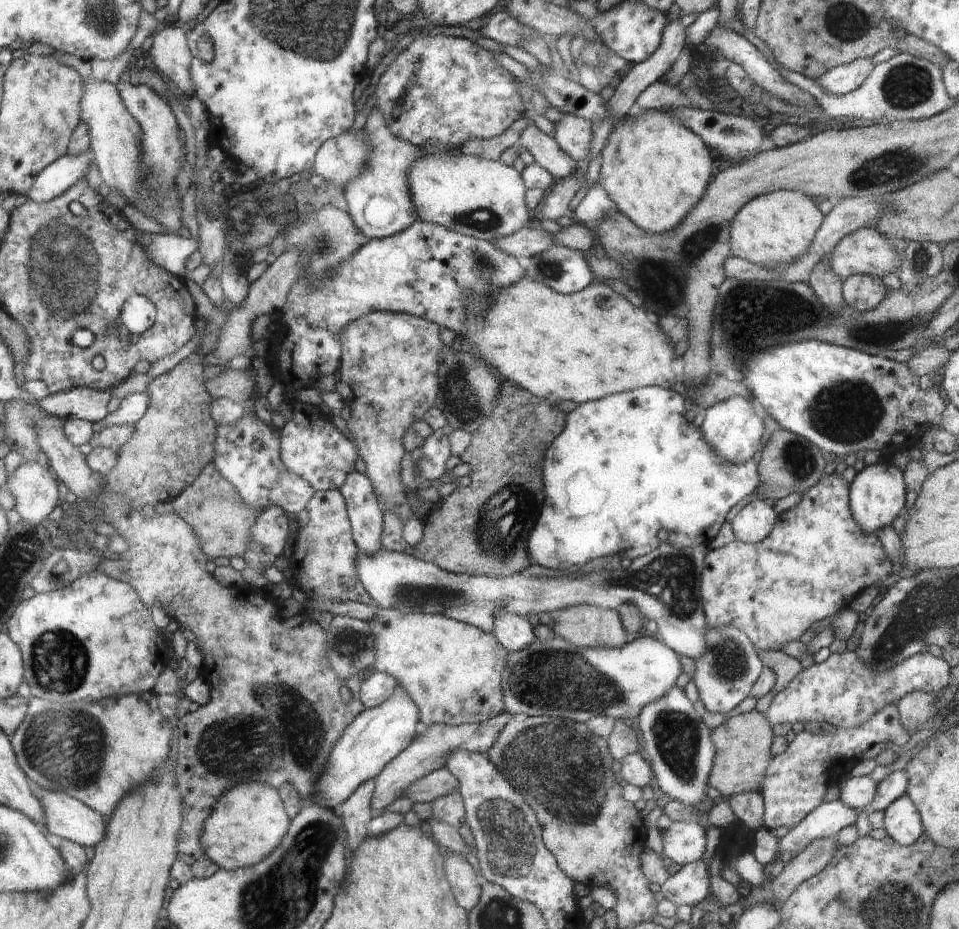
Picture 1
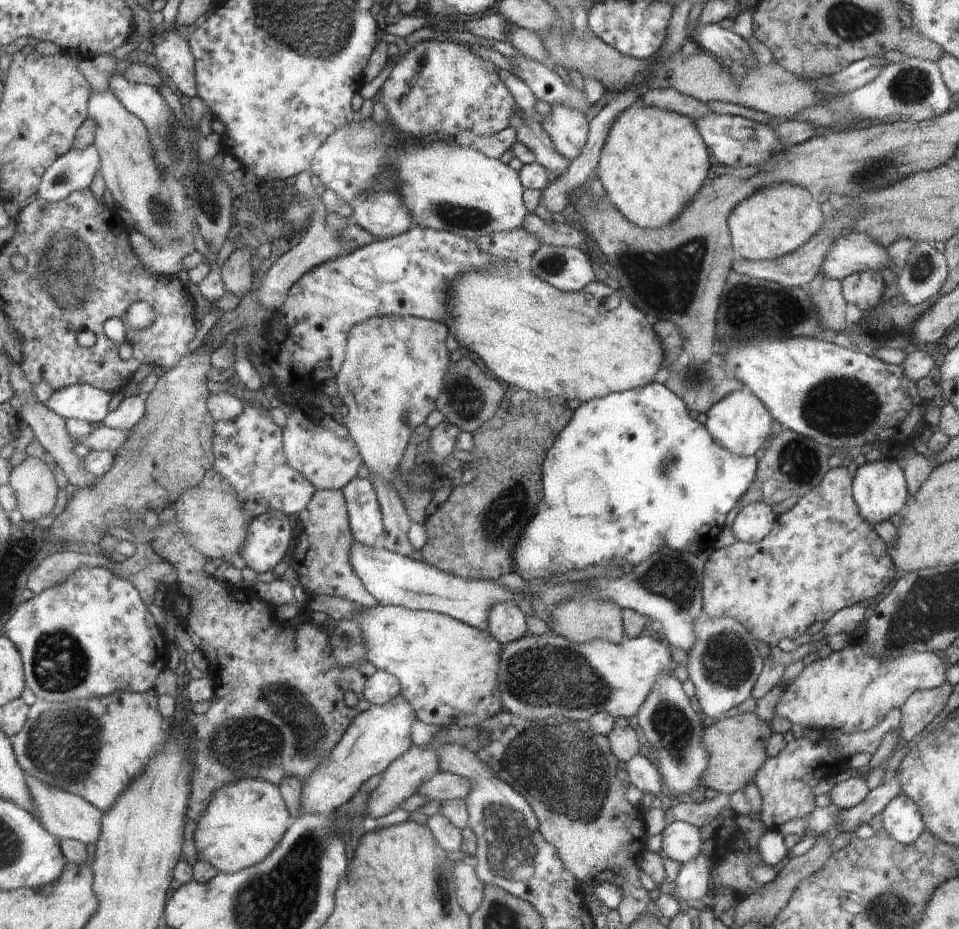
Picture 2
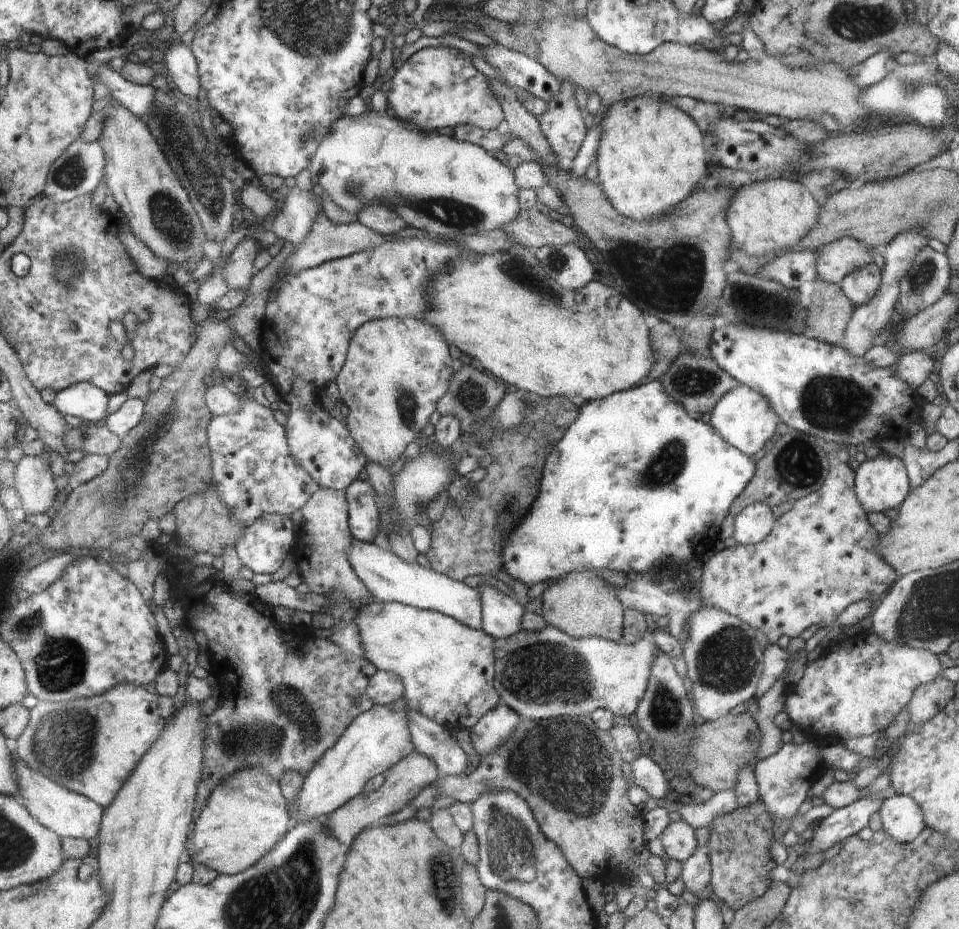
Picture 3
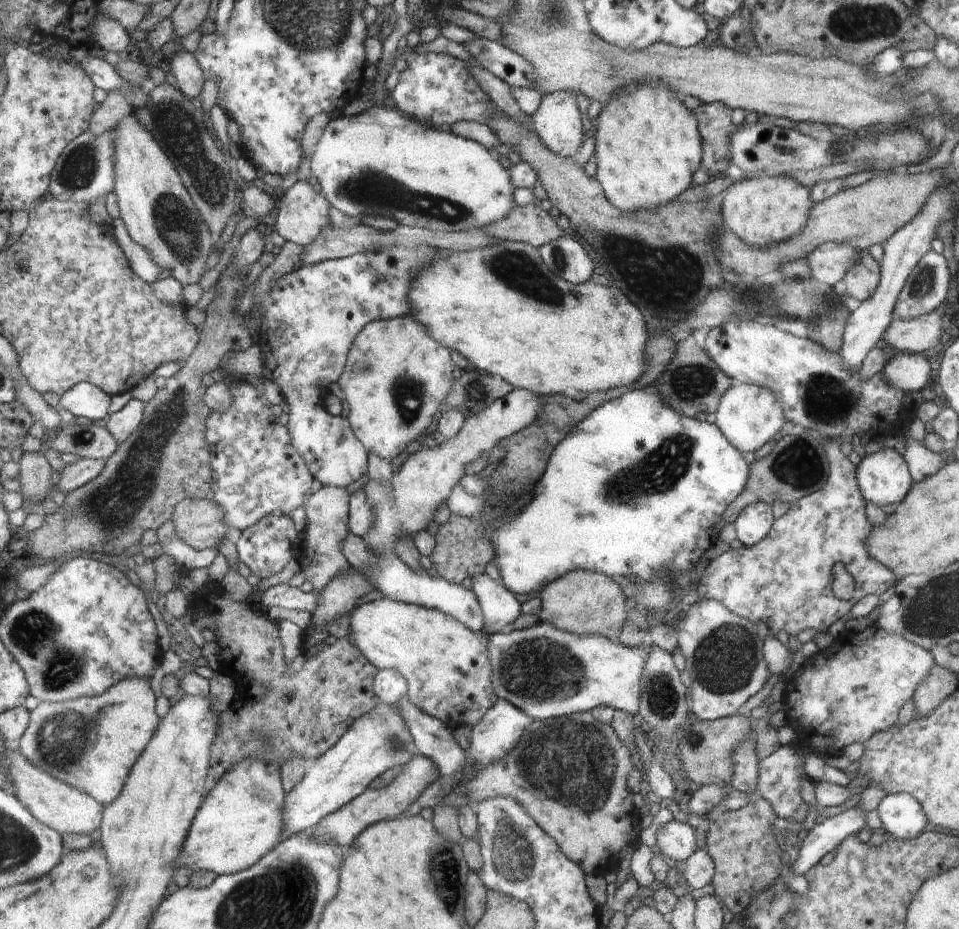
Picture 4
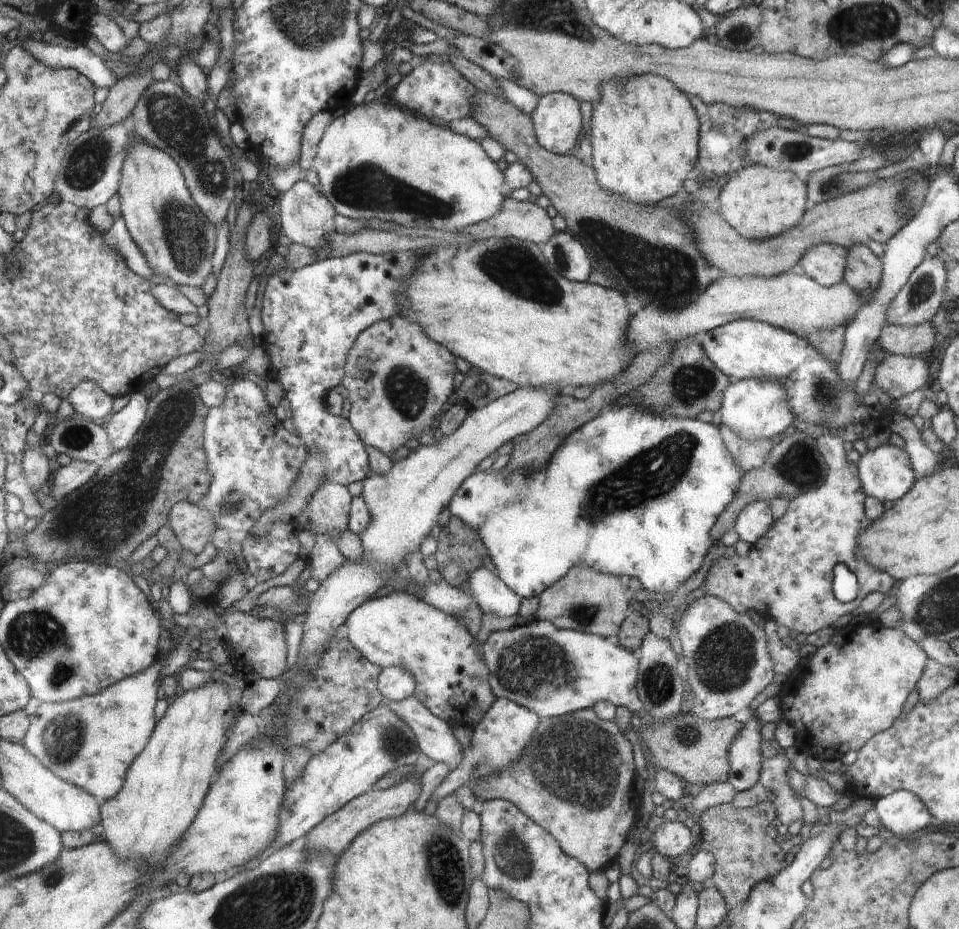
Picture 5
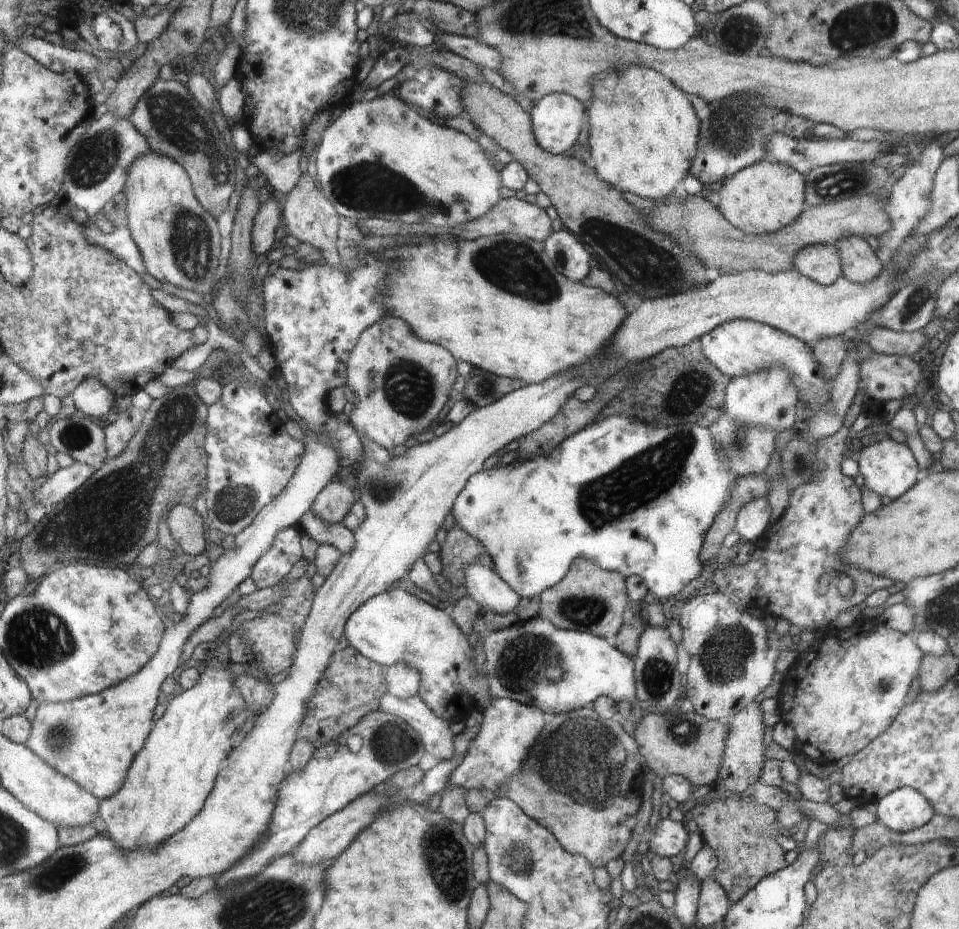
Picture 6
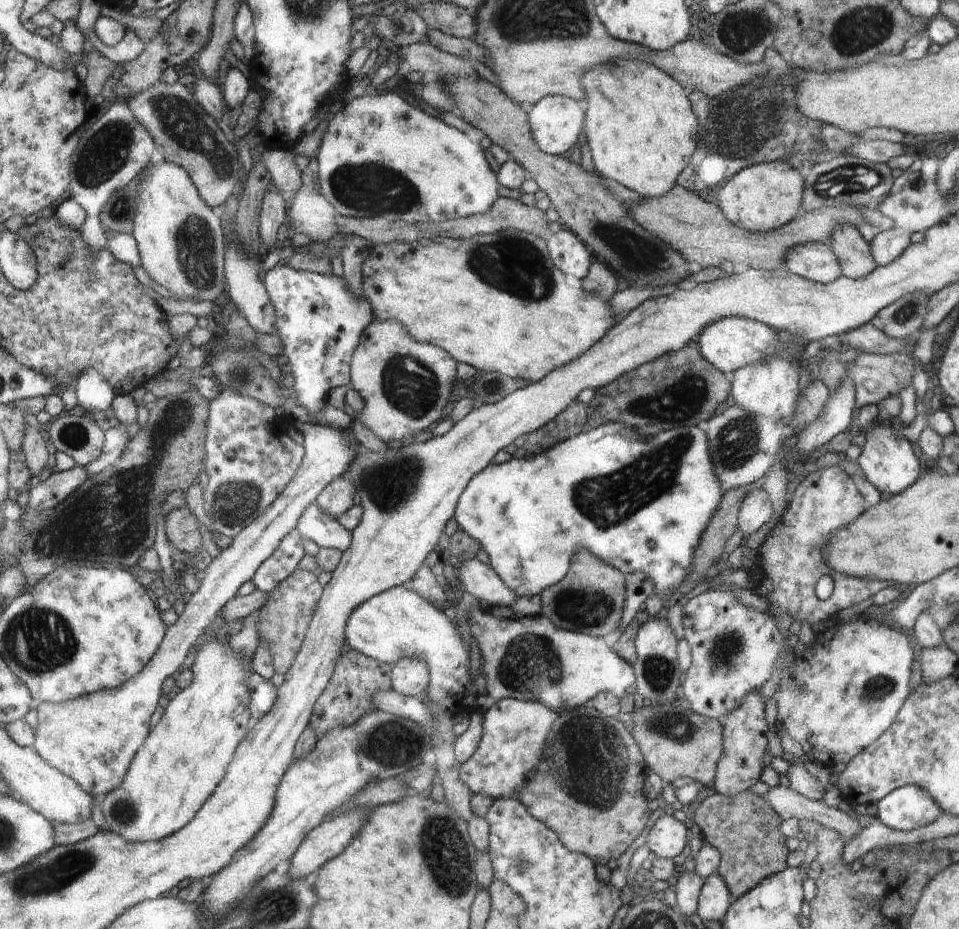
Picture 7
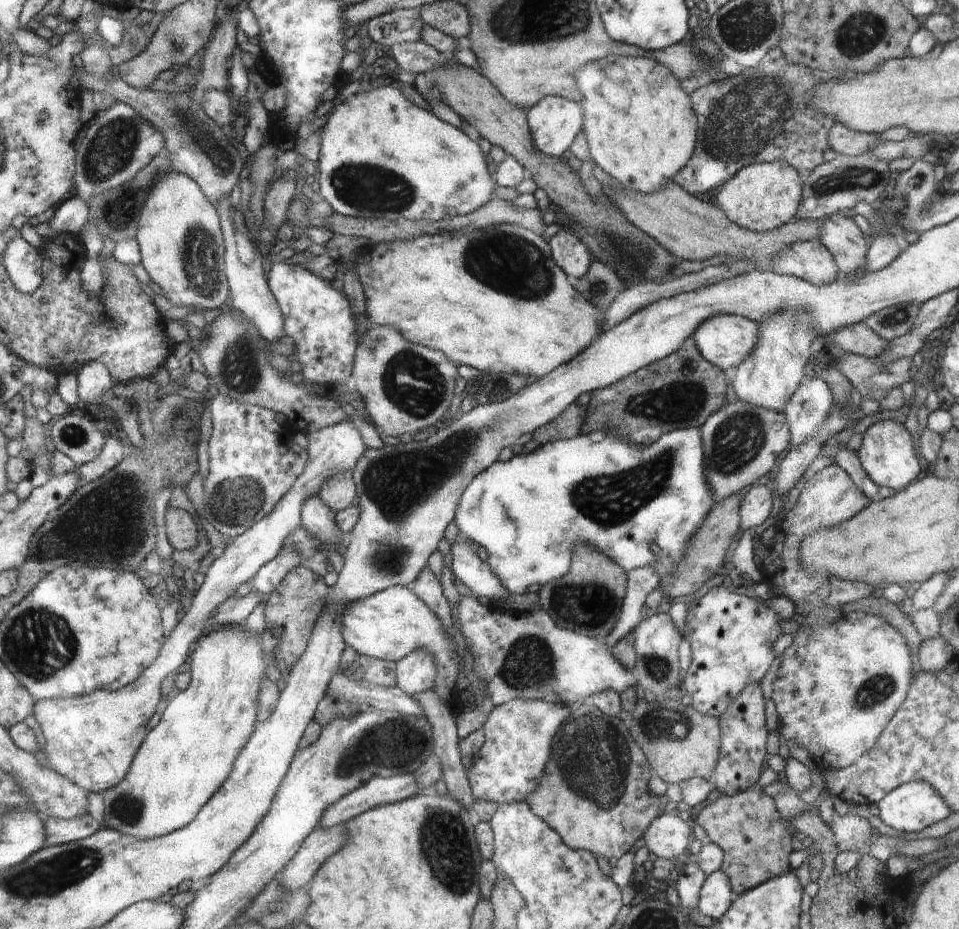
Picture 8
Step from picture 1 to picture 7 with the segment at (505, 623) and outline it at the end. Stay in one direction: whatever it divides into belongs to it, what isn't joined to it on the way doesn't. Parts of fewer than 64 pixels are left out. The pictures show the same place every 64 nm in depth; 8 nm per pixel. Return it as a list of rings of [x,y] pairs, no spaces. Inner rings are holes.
[[[467,558],[457,570],[463,590],[470,592],[488,609],[495,606],[510,608],[517,597],[491,565],[482,563],[478,558]]]

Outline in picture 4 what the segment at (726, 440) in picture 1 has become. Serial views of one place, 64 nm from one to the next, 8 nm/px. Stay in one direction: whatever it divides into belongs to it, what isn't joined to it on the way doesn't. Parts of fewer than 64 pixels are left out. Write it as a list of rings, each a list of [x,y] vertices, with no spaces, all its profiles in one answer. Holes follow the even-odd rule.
[[[734,383],[722,396],[715,425],[739,451],[756,451],[784,426],[787,421],[781,402],[770,389],[748,383]]]

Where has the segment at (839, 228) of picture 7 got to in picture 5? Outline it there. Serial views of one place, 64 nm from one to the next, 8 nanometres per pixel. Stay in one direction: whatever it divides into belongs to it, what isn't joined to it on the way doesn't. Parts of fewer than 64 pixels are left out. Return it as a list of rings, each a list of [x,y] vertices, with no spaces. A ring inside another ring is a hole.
[[[864,243],[852,245],[847,250],[844,281],[859,293],[872,294],[881,282],[880,274],[884,267]]]

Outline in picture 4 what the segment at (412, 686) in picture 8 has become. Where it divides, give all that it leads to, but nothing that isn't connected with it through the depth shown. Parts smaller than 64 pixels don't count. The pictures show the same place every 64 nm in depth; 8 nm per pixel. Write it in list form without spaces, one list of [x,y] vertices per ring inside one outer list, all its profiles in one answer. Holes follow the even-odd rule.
[[[380,669],[373,682],[373,691],[382,702],[393,705],[409,694],[409,680],[396,669]]]

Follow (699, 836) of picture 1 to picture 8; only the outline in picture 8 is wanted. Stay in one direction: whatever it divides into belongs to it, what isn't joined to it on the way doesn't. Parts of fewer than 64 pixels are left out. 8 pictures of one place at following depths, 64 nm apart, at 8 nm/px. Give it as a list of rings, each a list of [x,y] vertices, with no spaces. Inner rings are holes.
[[[670,812],[662,813],[650,825],[645,844],[649,852],[654,852],[663,859],[673,860],[686,852],[690,844],[690,828],[680,817]]]

